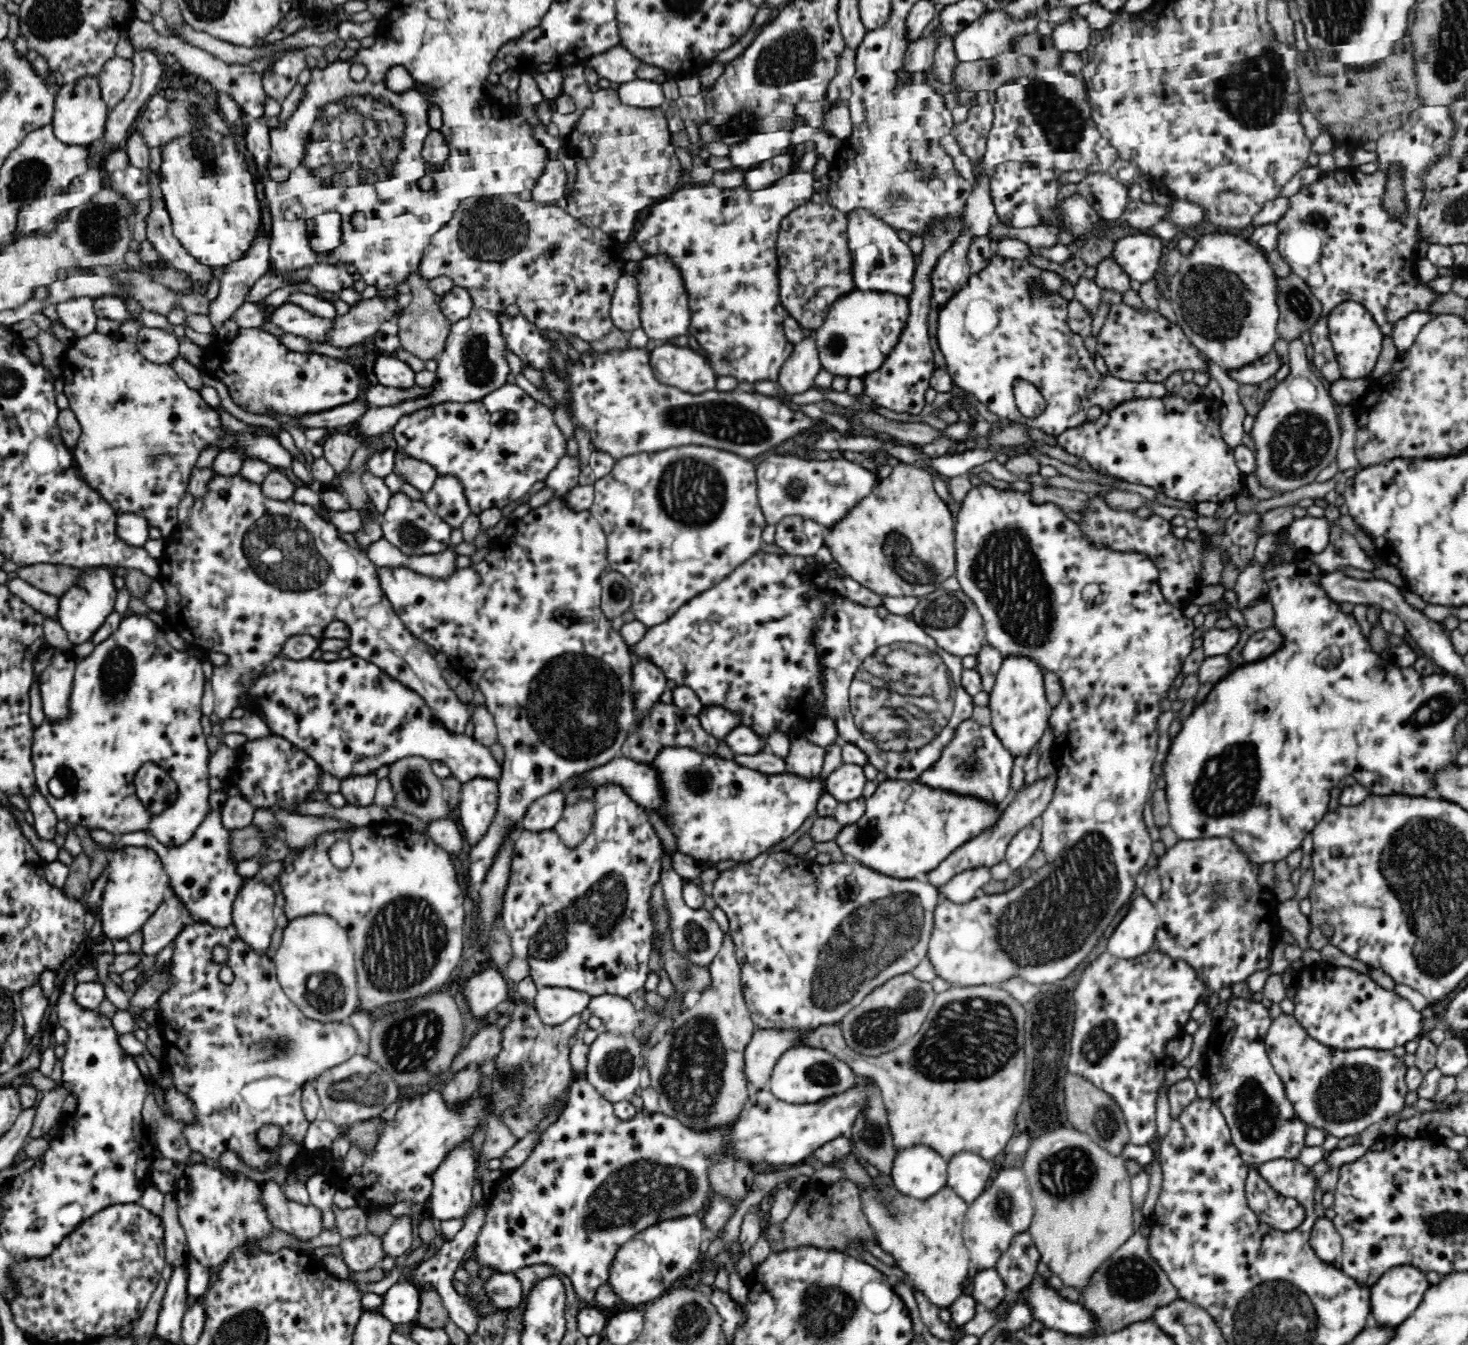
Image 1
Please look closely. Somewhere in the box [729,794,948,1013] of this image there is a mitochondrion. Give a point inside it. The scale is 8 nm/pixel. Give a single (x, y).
(866, 837)

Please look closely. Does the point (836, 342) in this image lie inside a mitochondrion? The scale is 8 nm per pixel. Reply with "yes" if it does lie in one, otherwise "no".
yes

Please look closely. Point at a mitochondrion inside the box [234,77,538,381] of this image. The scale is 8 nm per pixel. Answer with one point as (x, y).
(493, 230)

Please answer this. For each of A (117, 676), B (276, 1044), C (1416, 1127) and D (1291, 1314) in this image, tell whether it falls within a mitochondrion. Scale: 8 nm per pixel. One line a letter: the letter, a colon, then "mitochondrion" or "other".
A: mitochondrion
B: mitochondrion
C: other
D: mitochondrion

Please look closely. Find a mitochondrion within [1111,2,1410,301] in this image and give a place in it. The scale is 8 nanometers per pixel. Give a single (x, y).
(1261, 100)

